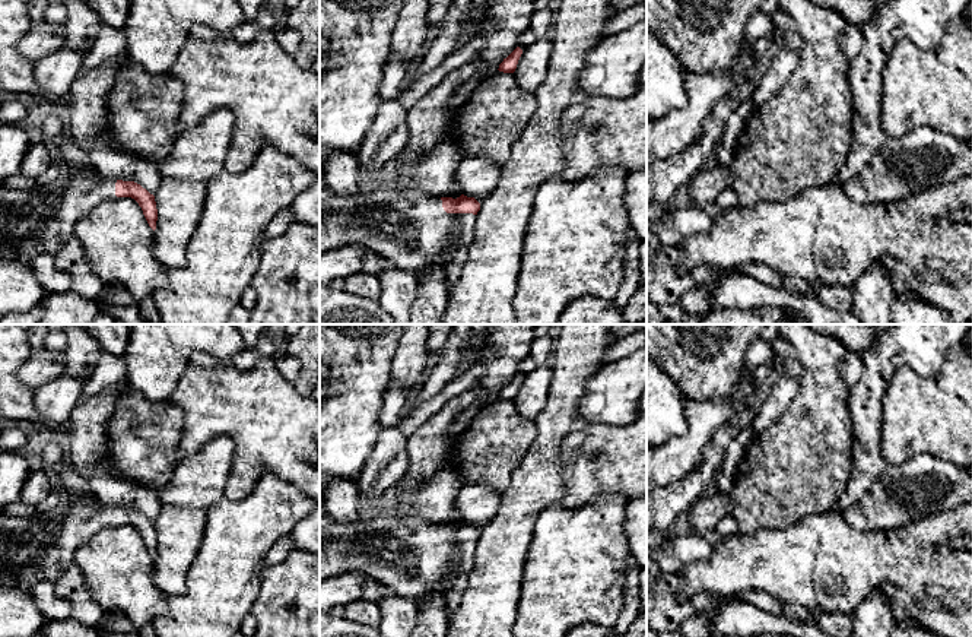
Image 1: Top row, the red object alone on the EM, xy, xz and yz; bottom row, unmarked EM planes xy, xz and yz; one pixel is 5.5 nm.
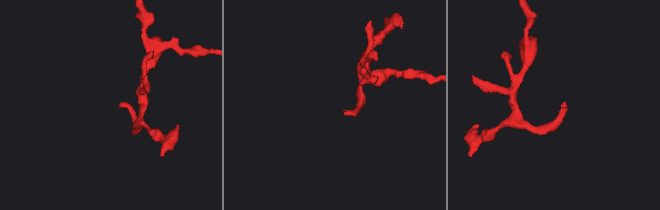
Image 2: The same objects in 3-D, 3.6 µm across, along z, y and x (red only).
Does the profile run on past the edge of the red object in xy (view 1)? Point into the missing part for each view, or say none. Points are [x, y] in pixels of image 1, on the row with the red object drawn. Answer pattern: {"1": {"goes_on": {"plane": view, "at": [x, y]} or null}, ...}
{"1": {"goes_on": {"plane": "xy", "at": [40, 221]}}}

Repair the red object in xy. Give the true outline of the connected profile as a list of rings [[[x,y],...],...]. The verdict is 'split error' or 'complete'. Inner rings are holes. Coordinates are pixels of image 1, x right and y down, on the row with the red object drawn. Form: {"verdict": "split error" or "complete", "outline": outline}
{"verdict": "split error", "outline": [[[55,161],[31,190],[0,186],[0,257],[32,262],[42,254],[55,254],[74,235],[74,225],[86,213],[118,197],[134,199],[149,226],[156,229],[158,209],[153,194],[134,181],[112,180],[95,169],[74,175],[64,162]]]}

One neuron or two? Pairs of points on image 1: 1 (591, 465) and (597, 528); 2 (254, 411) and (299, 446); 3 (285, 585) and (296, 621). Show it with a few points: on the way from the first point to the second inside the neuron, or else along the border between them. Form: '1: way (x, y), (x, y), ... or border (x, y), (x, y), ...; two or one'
1: border (628, 497), (606, 494), (574, 507), (561, 504); two
2: way (266, 418), (279, 431), (288, 434); one
3: way (294, 593), (299, 599), (299, 612); one

